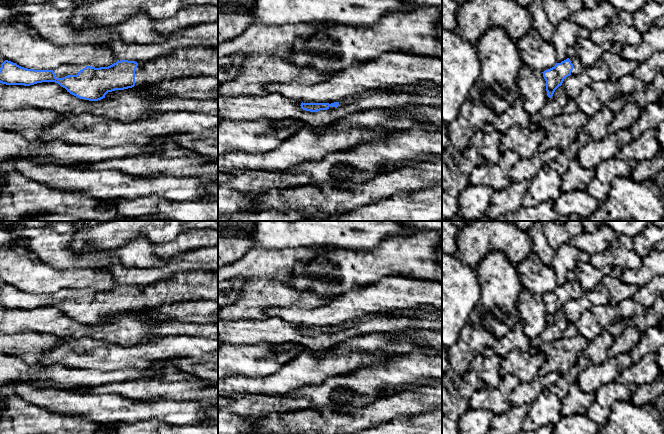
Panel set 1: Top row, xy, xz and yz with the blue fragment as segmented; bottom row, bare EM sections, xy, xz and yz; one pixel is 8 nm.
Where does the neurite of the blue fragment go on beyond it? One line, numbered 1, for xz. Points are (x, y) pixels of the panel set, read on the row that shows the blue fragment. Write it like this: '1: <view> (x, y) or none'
1: none

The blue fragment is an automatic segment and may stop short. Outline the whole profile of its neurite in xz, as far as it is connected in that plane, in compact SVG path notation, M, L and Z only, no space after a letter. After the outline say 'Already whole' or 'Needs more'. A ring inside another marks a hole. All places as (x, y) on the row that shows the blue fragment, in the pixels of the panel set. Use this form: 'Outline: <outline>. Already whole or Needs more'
Outline: M339 102L334 103L301 103L301 108L310 112L317 112L320 110L327 110L330 106L337 108L339 106Z. Already whole

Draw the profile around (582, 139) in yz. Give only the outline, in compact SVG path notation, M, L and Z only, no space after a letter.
M579 132L576 140L570 145L567 153L571 157L575 157L578 151L589 142L590 138L586 134Z

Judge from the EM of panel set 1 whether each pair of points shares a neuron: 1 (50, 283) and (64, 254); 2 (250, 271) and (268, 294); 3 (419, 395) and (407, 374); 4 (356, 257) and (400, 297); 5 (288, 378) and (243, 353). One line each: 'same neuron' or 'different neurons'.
1: different neurons
2: different neurons
3: different neurons
4: different neurons
5: different neurons

